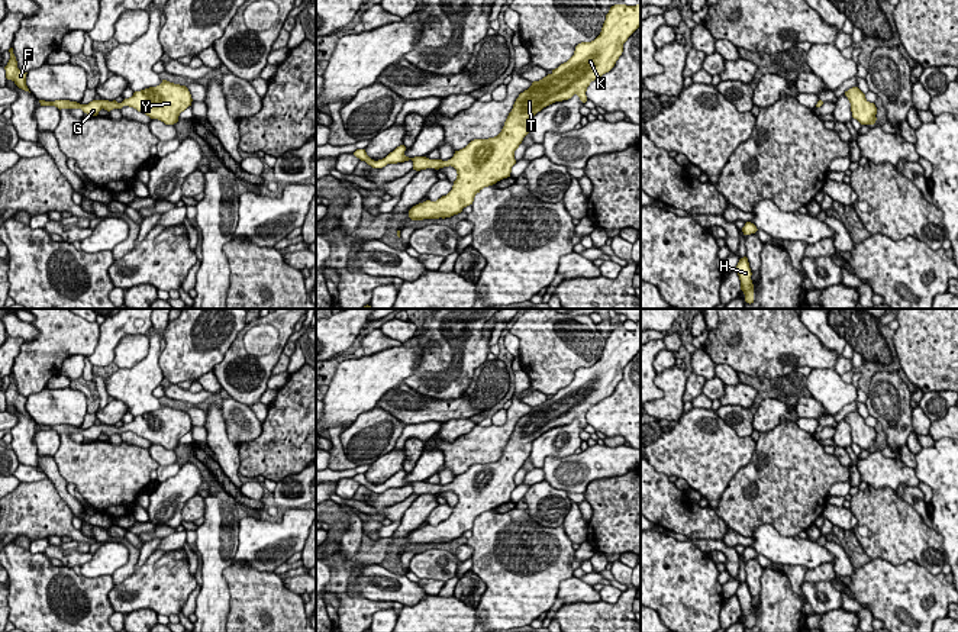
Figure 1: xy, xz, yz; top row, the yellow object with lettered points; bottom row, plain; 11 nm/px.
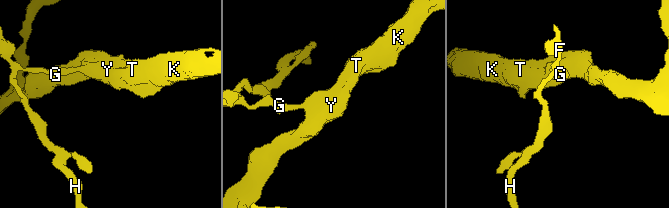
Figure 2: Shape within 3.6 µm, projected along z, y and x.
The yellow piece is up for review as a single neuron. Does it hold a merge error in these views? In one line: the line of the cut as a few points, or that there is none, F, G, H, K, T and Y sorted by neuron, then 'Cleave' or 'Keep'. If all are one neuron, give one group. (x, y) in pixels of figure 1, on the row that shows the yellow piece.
No split. Groups: F G H K T Y. Keep

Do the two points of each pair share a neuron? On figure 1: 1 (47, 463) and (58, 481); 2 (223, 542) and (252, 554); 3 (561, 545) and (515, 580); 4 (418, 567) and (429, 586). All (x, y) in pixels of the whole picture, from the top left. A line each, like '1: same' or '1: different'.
1: same
2: different
3: same
4: different

